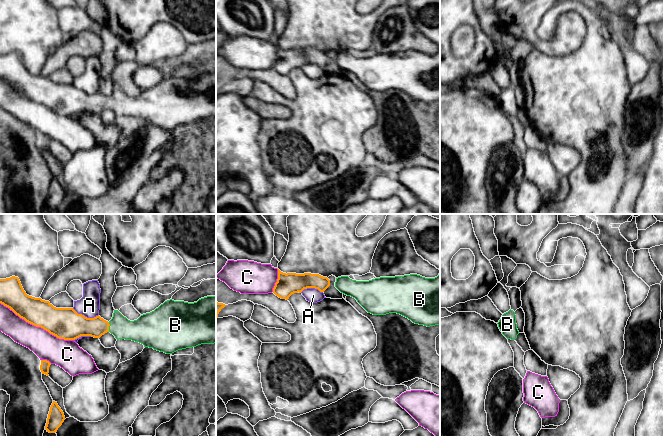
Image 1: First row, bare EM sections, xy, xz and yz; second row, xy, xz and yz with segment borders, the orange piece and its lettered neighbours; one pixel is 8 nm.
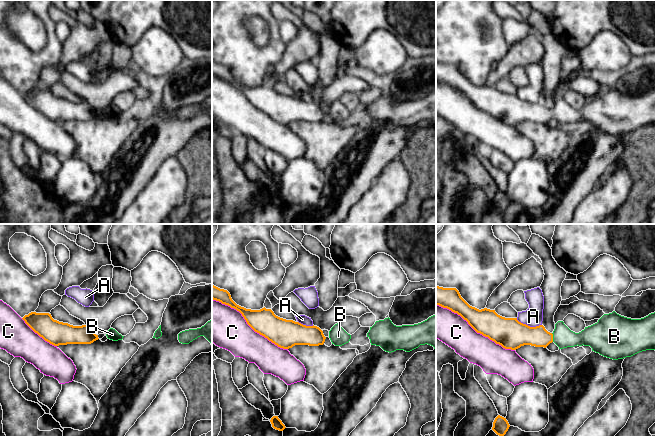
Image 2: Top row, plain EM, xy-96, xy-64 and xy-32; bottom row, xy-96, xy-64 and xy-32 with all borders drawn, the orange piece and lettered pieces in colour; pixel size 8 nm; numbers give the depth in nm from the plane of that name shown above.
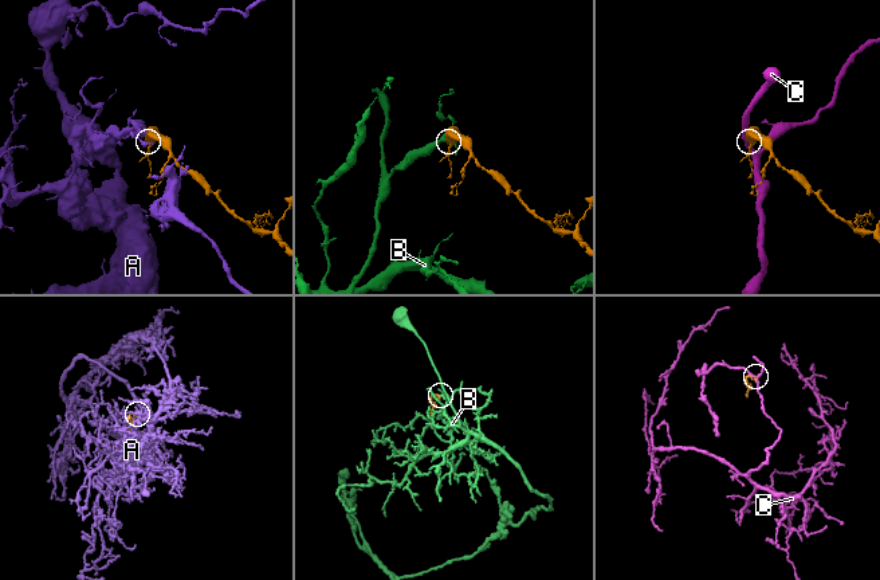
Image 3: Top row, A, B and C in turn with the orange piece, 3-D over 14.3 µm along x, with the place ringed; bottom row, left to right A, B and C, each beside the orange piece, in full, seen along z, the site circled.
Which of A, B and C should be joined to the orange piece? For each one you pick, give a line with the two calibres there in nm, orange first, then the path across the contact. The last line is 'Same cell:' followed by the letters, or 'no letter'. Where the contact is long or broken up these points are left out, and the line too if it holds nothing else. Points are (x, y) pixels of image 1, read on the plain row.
B: 190/180 nm | across xy (77, 101), (108, 103), (139, 106)
Same cell: B

